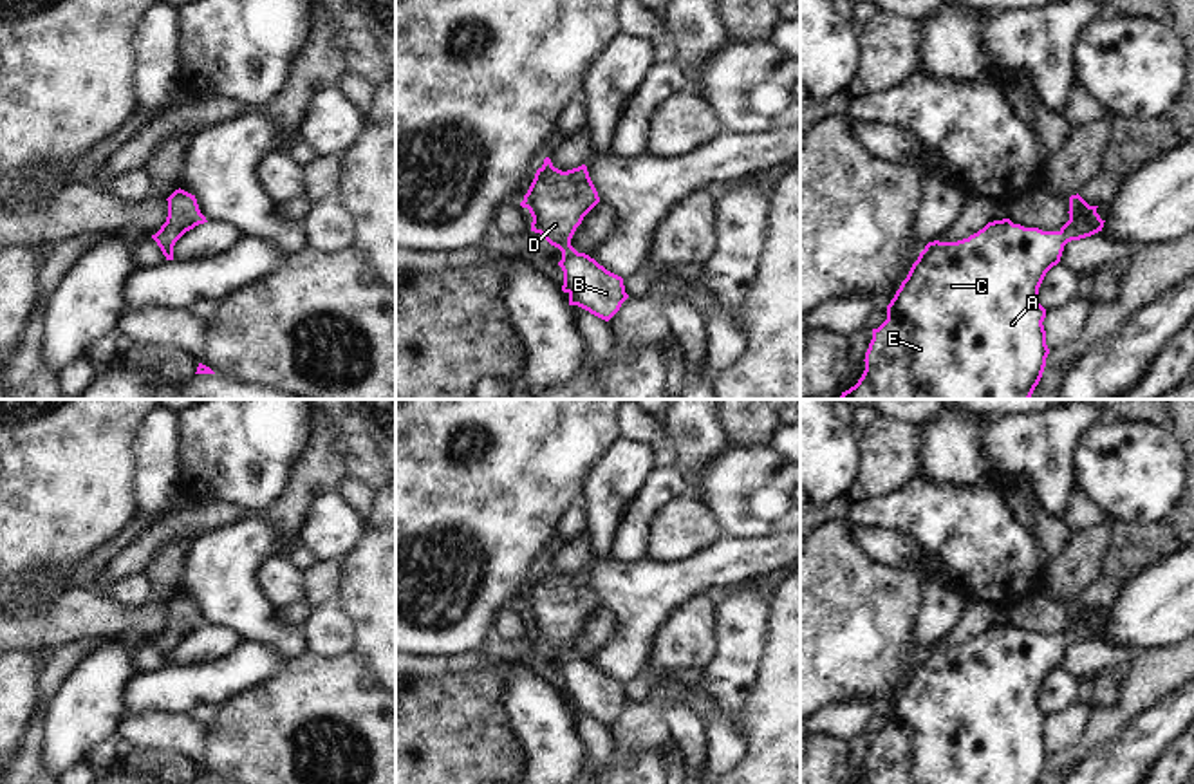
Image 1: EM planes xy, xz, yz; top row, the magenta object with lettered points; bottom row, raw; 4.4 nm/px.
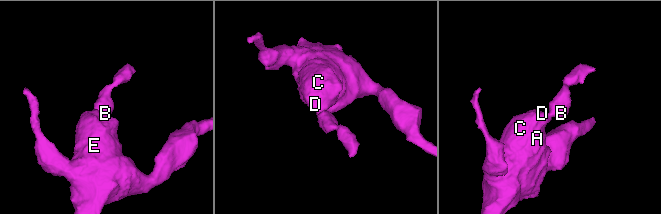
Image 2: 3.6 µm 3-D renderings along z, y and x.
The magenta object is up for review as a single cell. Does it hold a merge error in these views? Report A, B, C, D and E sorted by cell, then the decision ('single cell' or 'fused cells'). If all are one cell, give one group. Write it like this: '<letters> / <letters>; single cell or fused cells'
A B C D E; single cell

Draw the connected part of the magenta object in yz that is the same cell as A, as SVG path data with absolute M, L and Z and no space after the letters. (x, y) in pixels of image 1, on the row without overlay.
M1077 598L1069 602L1069 625L1059 636L1024 632L1003 623L957 647L928 647L887 710L887 724L872 733L860 784L1040 784L1049 753L1039 692L1060 667L1068 647L1102 636L1105 625L1096 612Z

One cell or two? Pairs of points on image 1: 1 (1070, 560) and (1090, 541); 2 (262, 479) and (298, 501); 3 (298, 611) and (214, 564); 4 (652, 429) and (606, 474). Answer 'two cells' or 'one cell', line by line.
1: one cell
2: two cells
3: two cells
4: two cells

